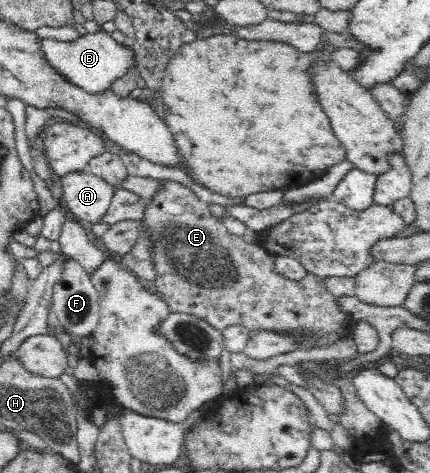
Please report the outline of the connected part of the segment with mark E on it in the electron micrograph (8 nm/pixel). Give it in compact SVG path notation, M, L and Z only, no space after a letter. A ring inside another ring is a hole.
M166 180L166 184L153 196L153 199L147 201L147 205L144 211L144 225L148 227L148 235L152 241L152 260L154 263L154 269L157 271L157 277L155 279L155 287L157 287L157 294L164 298L169 306L169 309L173 313L187 314L198 317L199 320L205 320L209 322L209 325L222 332L225 328L232 325L244 325L251 331L273 331L281 332L281 334L291 334L295 338L301 338L299 347L301 349L316 349L321 347L329 347L334 343L338 343L349 337L350 327L355 325L356 320L352 319L346 311L340 307L338 303L339 296L333 295L322 283L322 281L315 275L309 272L309 275L303 279L303 281L294 281L283 278L283 276L277 274L274 266L275 256L263 249L261 245L253 242L245 242L241 237L234 234L229 234L229 231L225 230L225 222L219 220L217 216L211 216L209 213L209 205L202 202L193 190L185 187L181 183L170 182Z

